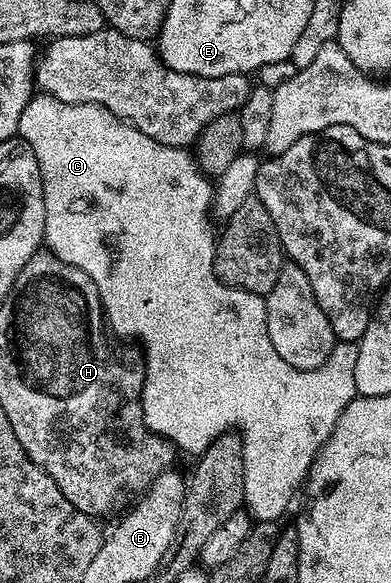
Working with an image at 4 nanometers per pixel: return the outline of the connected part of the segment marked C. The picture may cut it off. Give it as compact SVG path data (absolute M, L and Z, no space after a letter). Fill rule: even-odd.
M46 95L32 96L31 102L21 111L19 120L18 136L29 147L33 147L33 155L37 155L37 163L41 171L43 180L43 198L45 199L45 231L43 239L46 248L55 256L63 258L65 263L78 265L81 271L89 275L89 279L95 281L95 286L99 292L99 298L103 304L103 315L105 324L116 338L119 337L140 337L143 345L147 348L145 353L145 364L143 366L143 421L147 424L148 430L152 434L161 433L165 435L168 442L172 441L177 429L171 429L173 421L173 377L181 377L181 383L189 381L195 385L199 379L209 379L209 371L213 371L213 377L227 371L243 373L243 381L249 381L251 389L251 399L247 401L247 407L243 409L243 423L237 430L243 439L243 462L245 463L245 491L243 500L245 509L256 522L280 520L279 516L287 509L287 504L291 501L291 496L295 492L304 488L305 482L310 474L311 465L315 462L315 457L319 454L324 443L329 439L341 411L357 396L355 391L355 368L357 367L358 344L349 341L339 341L333 347L329 359L320 369L313 371L301 371L297 367L289 367L277 351L273 351L271 340L267 334L267 323L265 320L265 301L260 294L241 291L240 289L230 289L217 279L215 274L215 243L217 240L217 229L211 226L213 220L212 194L213 185L206 173L199 170L199 164L195 162L194 156L186 148L178 149L171 144L157 143L157 139L149 139L137 127L133 127L128 121L123 121L117 115L113 115L105 107L100 105L66 105L57 99Z

